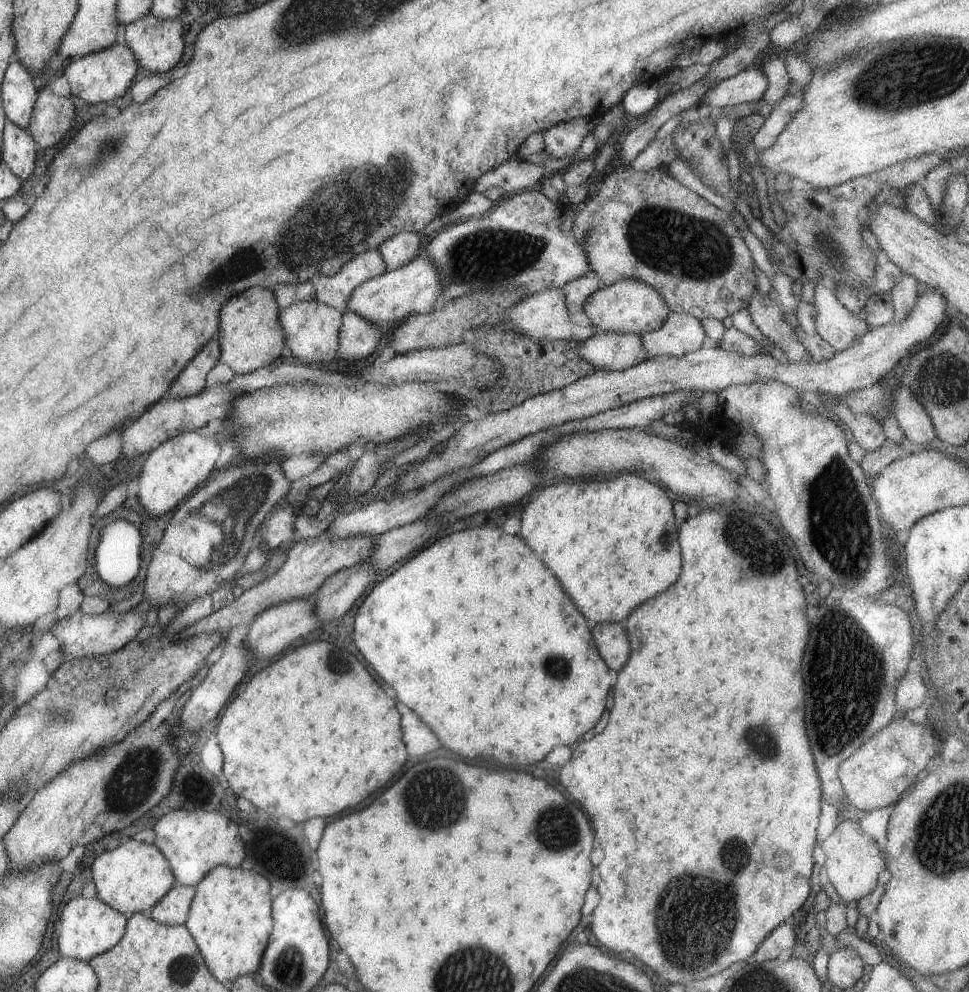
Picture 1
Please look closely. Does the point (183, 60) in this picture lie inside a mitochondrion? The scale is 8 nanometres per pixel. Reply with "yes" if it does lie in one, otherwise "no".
no

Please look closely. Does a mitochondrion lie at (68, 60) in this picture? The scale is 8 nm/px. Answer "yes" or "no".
no

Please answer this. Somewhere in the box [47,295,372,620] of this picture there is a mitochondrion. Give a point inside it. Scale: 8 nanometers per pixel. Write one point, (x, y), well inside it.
(238, 509)

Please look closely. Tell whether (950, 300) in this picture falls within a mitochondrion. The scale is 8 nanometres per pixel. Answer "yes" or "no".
no

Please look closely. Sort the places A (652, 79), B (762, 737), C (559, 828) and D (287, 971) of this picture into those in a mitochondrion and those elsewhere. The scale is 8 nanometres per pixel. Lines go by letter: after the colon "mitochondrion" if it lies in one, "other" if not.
A: other
B: mitochondrion
C: mitochondrion
D: mitochondrion

